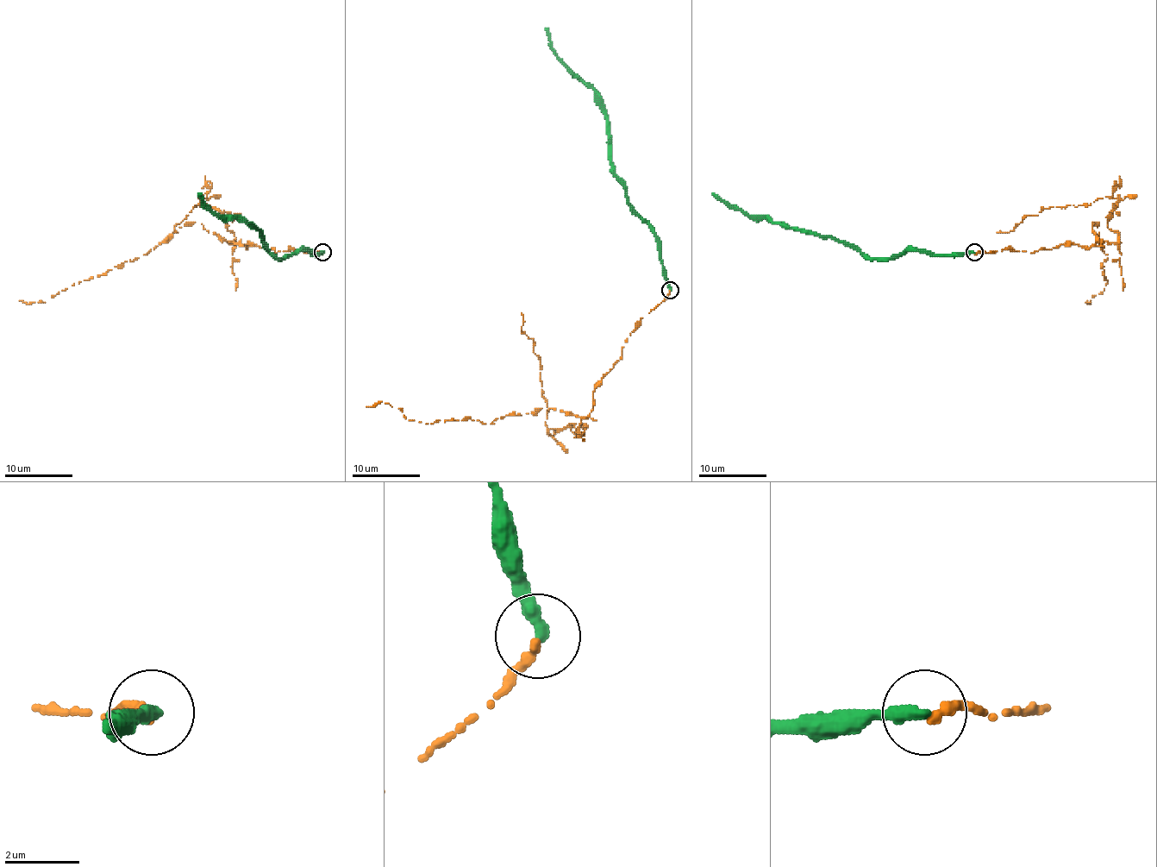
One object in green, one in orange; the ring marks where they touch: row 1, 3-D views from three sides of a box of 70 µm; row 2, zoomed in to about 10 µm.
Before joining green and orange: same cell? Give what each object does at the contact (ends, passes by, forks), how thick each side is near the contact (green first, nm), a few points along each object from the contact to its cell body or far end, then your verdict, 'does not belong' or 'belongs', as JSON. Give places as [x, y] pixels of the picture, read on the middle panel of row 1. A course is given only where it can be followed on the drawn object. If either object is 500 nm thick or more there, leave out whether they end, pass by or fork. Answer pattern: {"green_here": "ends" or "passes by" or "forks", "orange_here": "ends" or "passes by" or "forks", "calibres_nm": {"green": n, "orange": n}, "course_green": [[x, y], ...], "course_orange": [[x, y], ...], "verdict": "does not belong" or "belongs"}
{"green_here": "ends", "orange_here": "ends", "calibres_nm": {"green": 360, "orange": 280}, "course_green": [[669, 291], [656, 233], [628, 202], [623, 181], [611, 165], [608, 122], [597, 95], [562, 60], [545, 28]], "course_orange": [[669, 291], [627, 338], [586, 417], [548, 408], [485, 424], [433, 424], [409, 420], [388, 403], [366, 406]], "verdict": "does not belong"}

